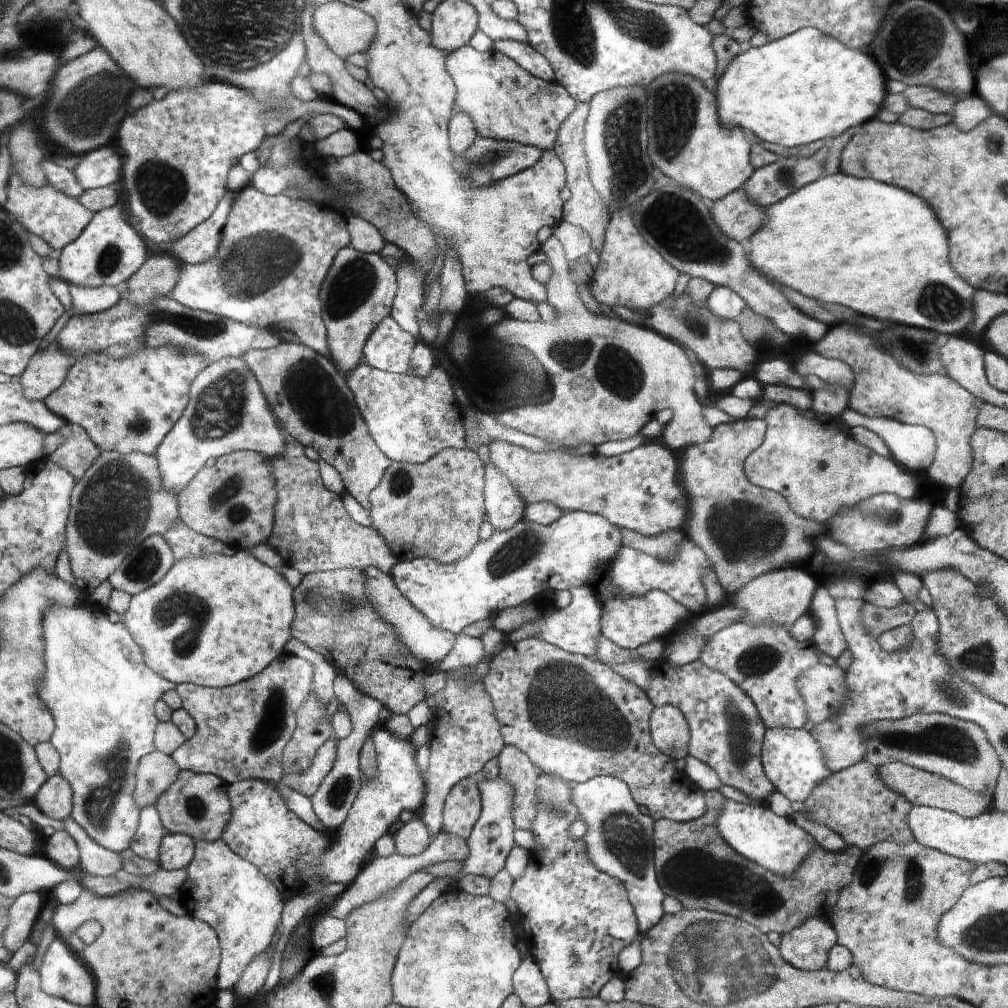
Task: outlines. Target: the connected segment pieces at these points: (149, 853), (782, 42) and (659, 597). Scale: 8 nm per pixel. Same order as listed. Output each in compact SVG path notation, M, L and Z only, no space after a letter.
M157 805L144 807L141 813L139 833L131 848L146 860L160 862L163 840L167 837L166 827Z
M804 27L787 37L741 52L732 59L720 80L710 85L716 92L719 119L730 130L740 126L752 130L752 136L760 141L797 147L820 139L832 140L845 130L874 119L886 96L884 73L880 66L876 68L872 56L862 50L848 48L840 40L830 38L814 27Z
M610 564L602 565L598 574L588 584L602 609L601 634L620 648L632 650L652 639L666 639L676 626L690 617L687 608L664 591L649 590L643 597L624 597L612 584Z

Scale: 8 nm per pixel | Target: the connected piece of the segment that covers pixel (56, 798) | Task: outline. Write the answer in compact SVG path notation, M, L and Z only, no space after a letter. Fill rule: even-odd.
M60 772L50 777L39 792L35 804L48 817L54 820L68 821L73 818L75 810L75 792L71 782Z

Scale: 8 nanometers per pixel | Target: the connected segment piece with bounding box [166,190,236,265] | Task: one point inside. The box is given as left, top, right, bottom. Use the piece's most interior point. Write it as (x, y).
(205, 242)

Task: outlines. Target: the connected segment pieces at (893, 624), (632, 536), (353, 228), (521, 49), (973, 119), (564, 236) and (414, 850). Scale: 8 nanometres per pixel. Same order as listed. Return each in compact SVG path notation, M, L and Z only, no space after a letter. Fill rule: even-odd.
M905 600L891 609L865 602L861 610L862 622L867 634L877 640L883 632L908 625L916 613L914 605Z
M623 529L622 533L623 546L632 547L644 554L663 559L675 557L675 554L679 553L678 548L682 546L686 537L682 530L675 531L674 529L651 537L641 535L632 529Z
M351 214L348 219L348 226L352 240L350 246L361 253L379 253L386 240L380 231L366 219Z
M503 40L494 42L493 48L507 55L508 58L514 59L530 74L545 81L555 82L555 76L548 58L532 45L518 41Z
M976 94L964 96L949 114L954 117L953 122L956 122L956 126L960 126L960 130L970 132L972 128L976 128L978 122L992 118L994 112L984 99Z
M566 221L555 227L553 236L563 244L565 257L570 264L584 258L592 248L591 235L583 227Z
M412 818L408 824L404 824L394 838L396 852L405 857L424 852L431 843L431 838L428 836L429 830L426 828L424 822L418 818Z

